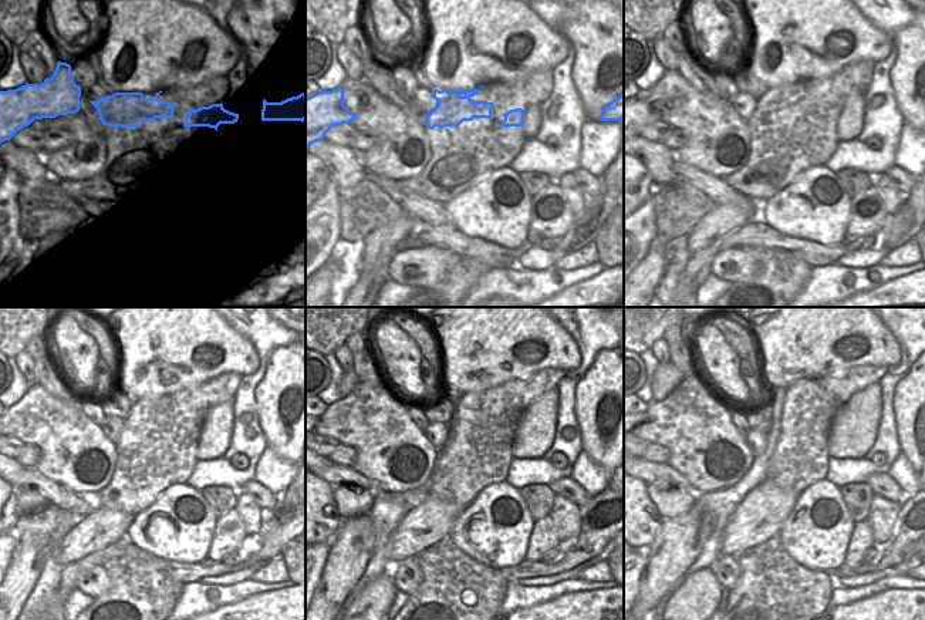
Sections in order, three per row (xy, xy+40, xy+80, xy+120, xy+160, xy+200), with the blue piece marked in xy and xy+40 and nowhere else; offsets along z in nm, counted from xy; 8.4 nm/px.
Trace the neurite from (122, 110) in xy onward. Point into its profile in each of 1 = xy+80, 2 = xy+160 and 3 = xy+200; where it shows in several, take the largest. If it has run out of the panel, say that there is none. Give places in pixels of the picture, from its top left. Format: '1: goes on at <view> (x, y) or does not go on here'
1: goes on at xy+80 (770, 110)
2: goes on at xy+160 (461, 427)
3: goes on at xy+200 (789, 425)

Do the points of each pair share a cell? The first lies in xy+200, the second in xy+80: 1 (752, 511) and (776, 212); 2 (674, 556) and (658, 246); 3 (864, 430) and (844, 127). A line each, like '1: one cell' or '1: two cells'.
1: two cells
2: one cell
3: one cell

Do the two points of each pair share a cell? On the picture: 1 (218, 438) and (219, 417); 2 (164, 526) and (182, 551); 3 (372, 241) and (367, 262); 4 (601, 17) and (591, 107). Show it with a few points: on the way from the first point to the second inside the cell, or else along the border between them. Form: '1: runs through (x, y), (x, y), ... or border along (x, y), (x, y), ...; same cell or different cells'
1: runs through (218, 433), (219, 423); same cell
2: runs through (169, 532), (182, 545); same cell
3: runs through (372, 246), (370, 256); same cell
4: runs through (598, 40), (596, 84); same cell

